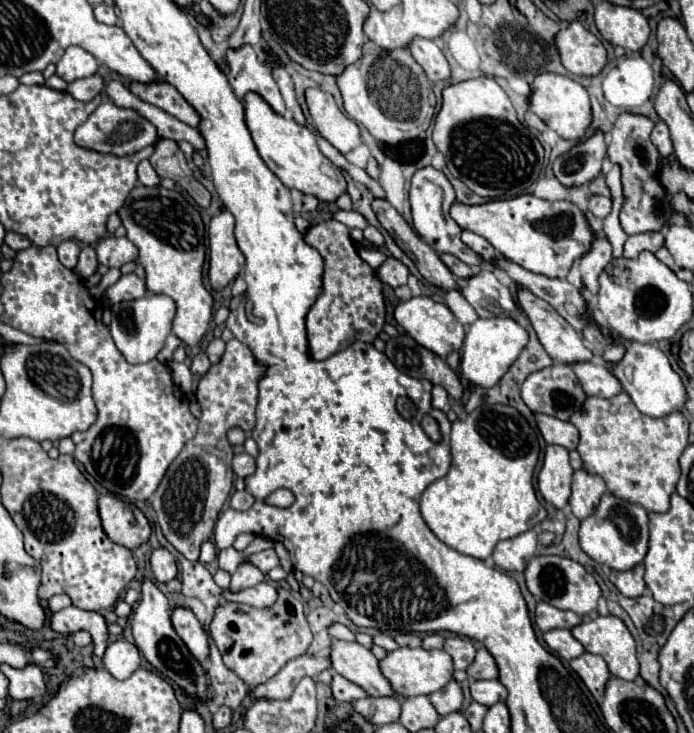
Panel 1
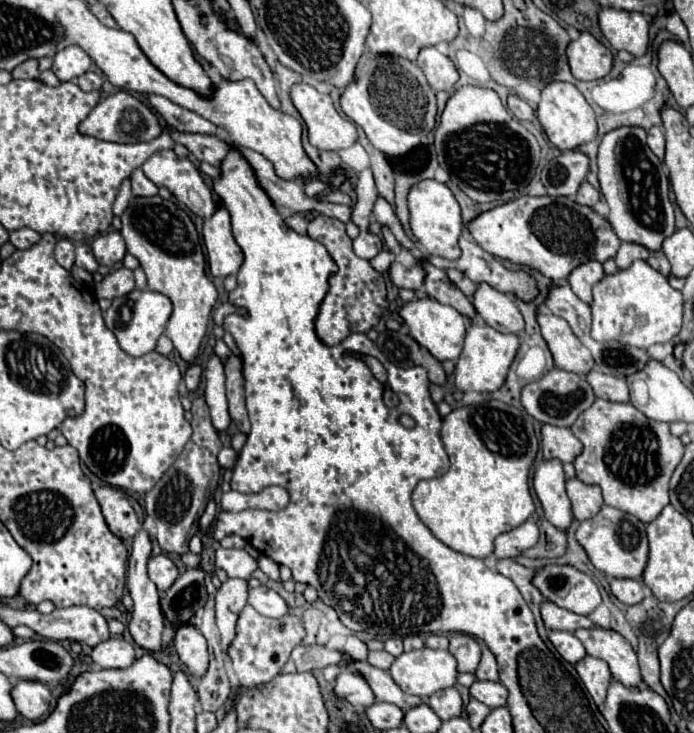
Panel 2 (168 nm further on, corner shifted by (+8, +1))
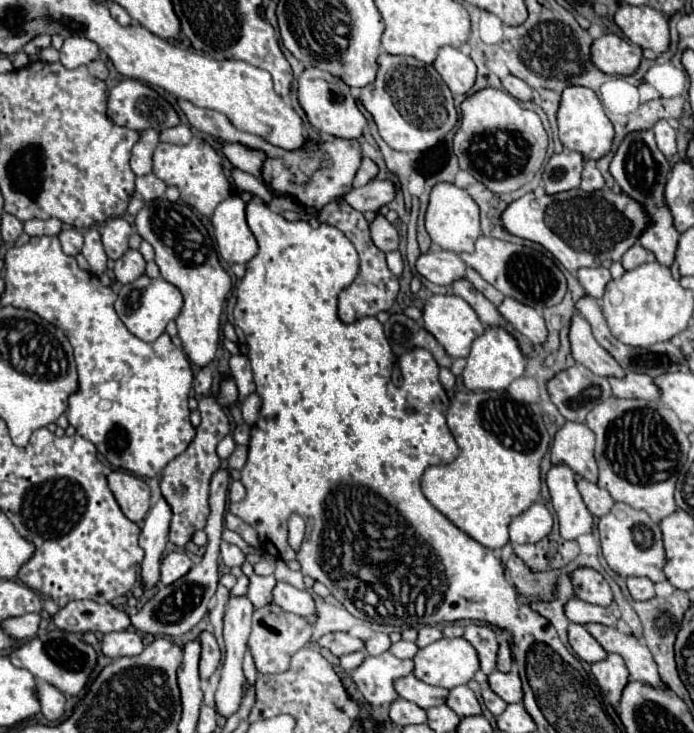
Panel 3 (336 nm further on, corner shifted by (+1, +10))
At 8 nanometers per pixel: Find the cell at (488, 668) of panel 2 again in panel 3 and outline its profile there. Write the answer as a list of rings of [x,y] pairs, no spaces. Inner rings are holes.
[[[500,635],[498,643],[500,643],[500,649],[498,649],[498,671],[508,673],[512,669],[512,653],[510,653],[510,645],[508,645],[508,637]]]

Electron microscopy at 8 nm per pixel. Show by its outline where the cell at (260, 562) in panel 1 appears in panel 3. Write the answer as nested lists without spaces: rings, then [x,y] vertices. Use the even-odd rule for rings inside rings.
[[[226,541],[220,543],[220,555],[222,555],[224,565],[228,565],[228,567],[234,567],[234,565],[240,567],[246,561],[246,555],[236,545],[230,545]]]

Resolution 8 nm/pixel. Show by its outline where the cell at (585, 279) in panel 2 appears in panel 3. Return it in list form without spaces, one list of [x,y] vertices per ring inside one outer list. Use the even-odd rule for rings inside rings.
[[[582,267],[576,271],[576,275],[582,289],[594,299],[600,299],[604,295],[604,287],[612,279],[608,267]]]

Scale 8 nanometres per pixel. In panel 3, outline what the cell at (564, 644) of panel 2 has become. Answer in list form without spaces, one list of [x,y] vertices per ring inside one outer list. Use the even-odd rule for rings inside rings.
[[[570,623],[568,627],[568,643],[574,649],[574,653],[584,659],[586,663],[602,661],[606,657],[606,651],[600,647],[600,643],[586,631],[584,625]]]

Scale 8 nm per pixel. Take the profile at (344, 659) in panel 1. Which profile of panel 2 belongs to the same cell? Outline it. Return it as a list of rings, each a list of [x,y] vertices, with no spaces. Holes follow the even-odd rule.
[[[347,658],[347,662],[351,662],[351,664],[369,680],[369,684],[371,684],[371,688],[373,688],[373,692],[375,692],[375,698],[377,698],[379,702],[395,704],[395,706],[399,706],[399,708],[405,710],[405,712],[425,702],[421,696],[405,694],[385,670],[377,670],[377,668],[373,668],[369,662],[353,662],[353,660],[349,660],[349,658]]]

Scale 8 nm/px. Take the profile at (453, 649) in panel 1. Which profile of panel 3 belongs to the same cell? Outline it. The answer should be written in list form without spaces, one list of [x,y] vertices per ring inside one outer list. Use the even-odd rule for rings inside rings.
[[[468,625],[462,635],[476,651],[480,659],[480,669],[490,675],[496,669],[496,655],[498,655],[498,643],[496,635],[488,625]]]

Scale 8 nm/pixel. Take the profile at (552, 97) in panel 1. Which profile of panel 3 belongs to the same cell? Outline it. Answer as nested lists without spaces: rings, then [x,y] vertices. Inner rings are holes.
[[[570,85],[562,91],[560,97],[560,107],[558,107],[558,129],[560,129],[560,141],[564,149],[570,151],[580,151],[588,159],[600,159],[602,155],[608,153],[614,137],[614,129],[610,119],[604,113],[602,103],[598,101],[596,93],[586,87]]]

